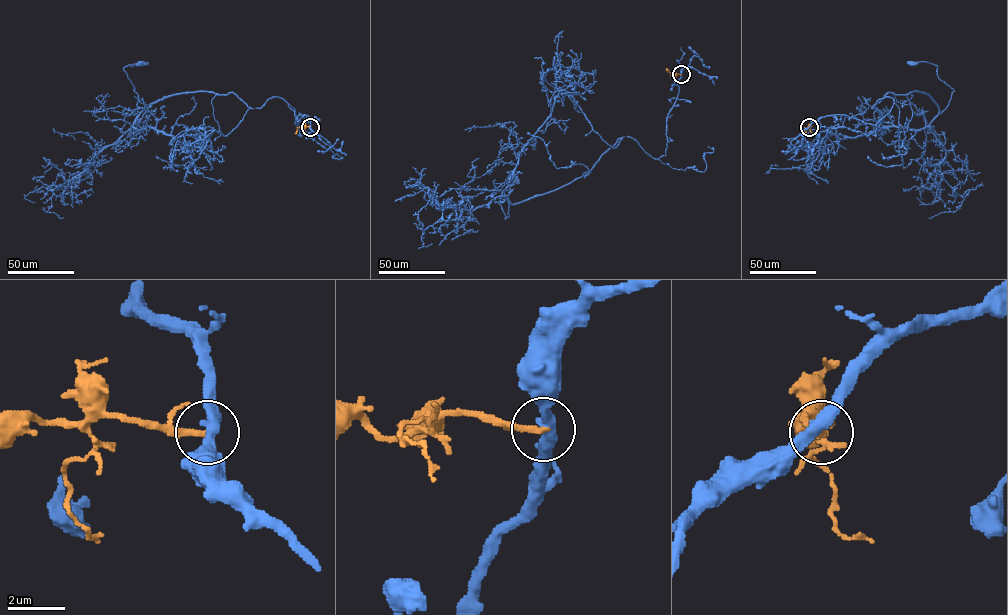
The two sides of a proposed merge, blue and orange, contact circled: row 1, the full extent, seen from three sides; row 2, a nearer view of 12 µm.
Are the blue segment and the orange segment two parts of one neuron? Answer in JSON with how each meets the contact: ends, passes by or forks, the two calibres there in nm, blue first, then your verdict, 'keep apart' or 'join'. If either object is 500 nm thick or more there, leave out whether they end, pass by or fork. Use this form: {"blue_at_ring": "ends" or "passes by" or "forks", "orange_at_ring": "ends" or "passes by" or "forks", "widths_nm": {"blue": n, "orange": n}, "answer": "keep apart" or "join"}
{"blue_at_ring": "passes by", "orange_at_ring": "ends", "widths_nm": {"blue": 400, "orange": 240}, "answer": "keep apart"}

